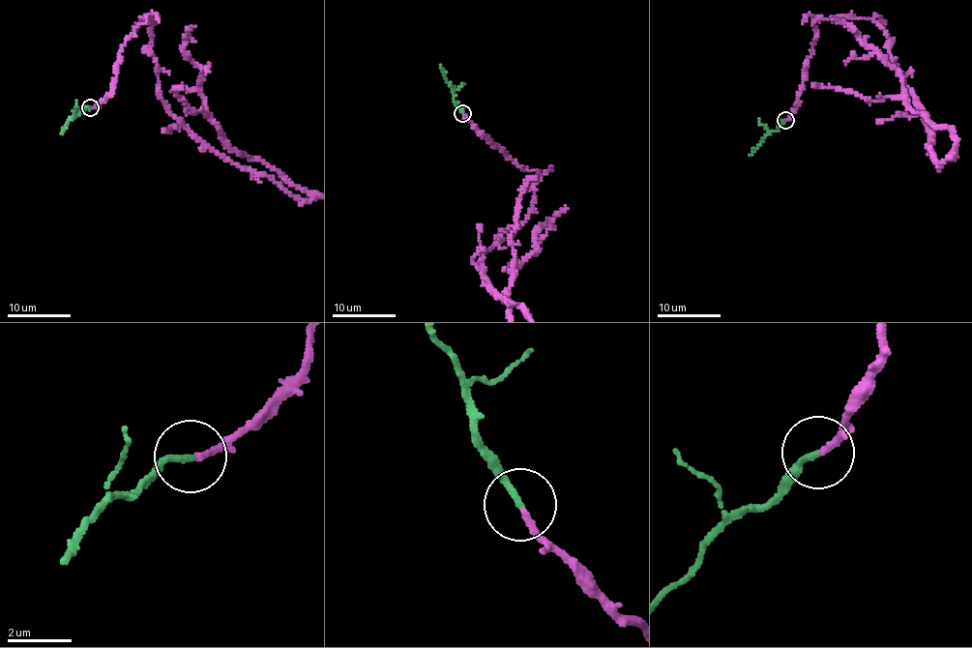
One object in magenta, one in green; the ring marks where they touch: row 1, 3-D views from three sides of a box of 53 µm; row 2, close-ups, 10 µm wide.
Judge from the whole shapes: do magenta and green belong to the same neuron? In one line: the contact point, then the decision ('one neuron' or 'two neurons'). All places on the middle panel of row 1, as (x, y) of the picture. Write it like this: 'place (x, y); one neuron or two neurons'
place (462, 113); one neuron

